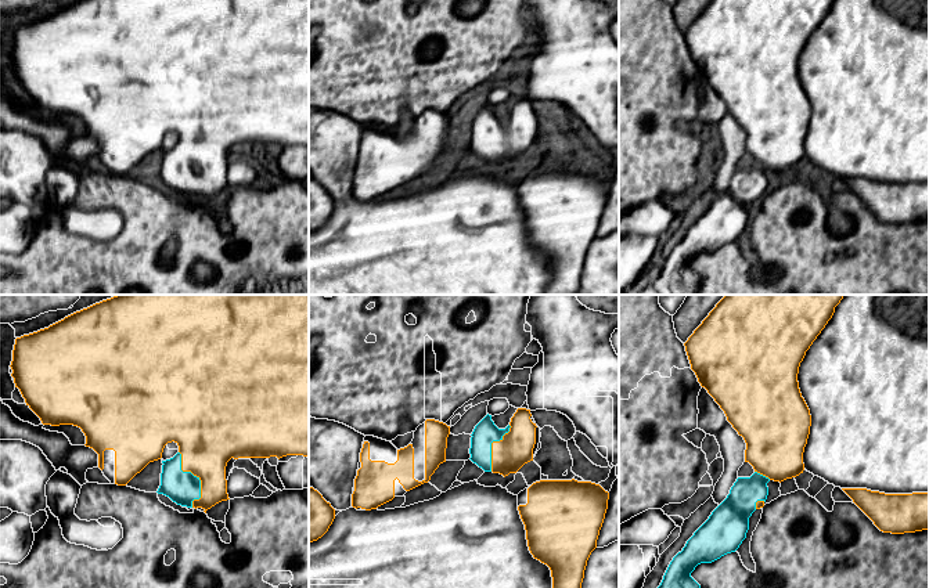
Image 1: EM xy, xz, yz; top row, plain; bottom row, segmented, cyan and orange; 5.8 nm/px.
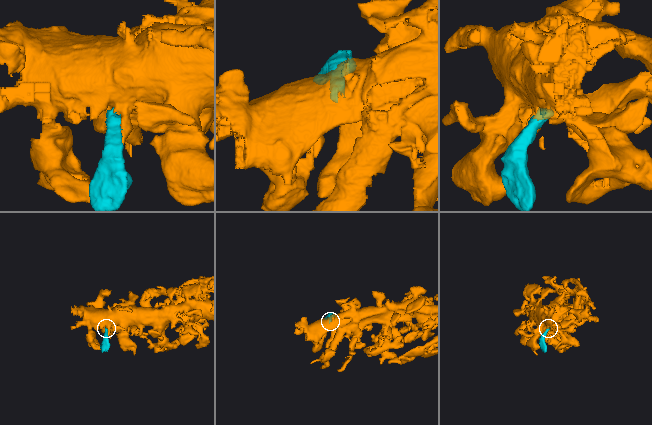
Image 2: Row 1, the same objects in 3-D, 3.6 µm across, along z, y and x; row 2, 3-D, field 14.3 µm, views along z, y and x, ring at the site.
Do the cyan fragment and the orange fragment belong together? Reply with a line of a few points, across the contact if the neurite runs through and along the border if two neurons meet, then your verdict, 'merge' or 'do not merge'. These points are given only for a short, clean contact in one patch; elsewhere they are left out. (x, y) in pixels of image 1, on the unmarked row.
merge

